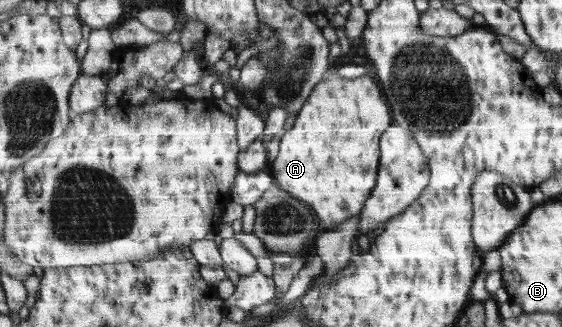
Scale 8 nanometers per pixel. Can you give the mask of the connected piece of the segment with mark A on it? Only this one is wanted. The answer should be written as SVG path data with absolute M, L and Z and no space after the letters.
M331 74L315 87L290 131L282 136L277 158L272 163L272 177L284 191L312 207L325 231L334 229L347 219L360 216L371 198L379 175L380 137L393 123L387 96L372 77L345 79Z

